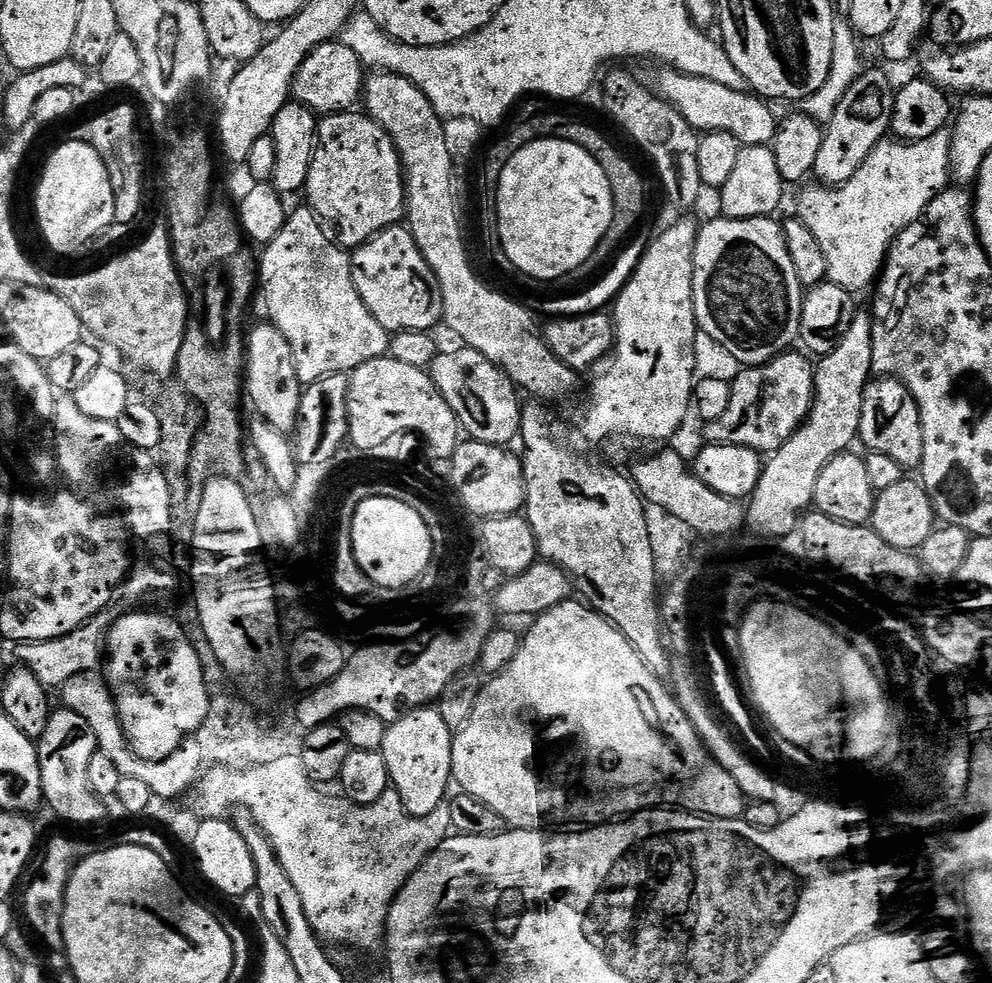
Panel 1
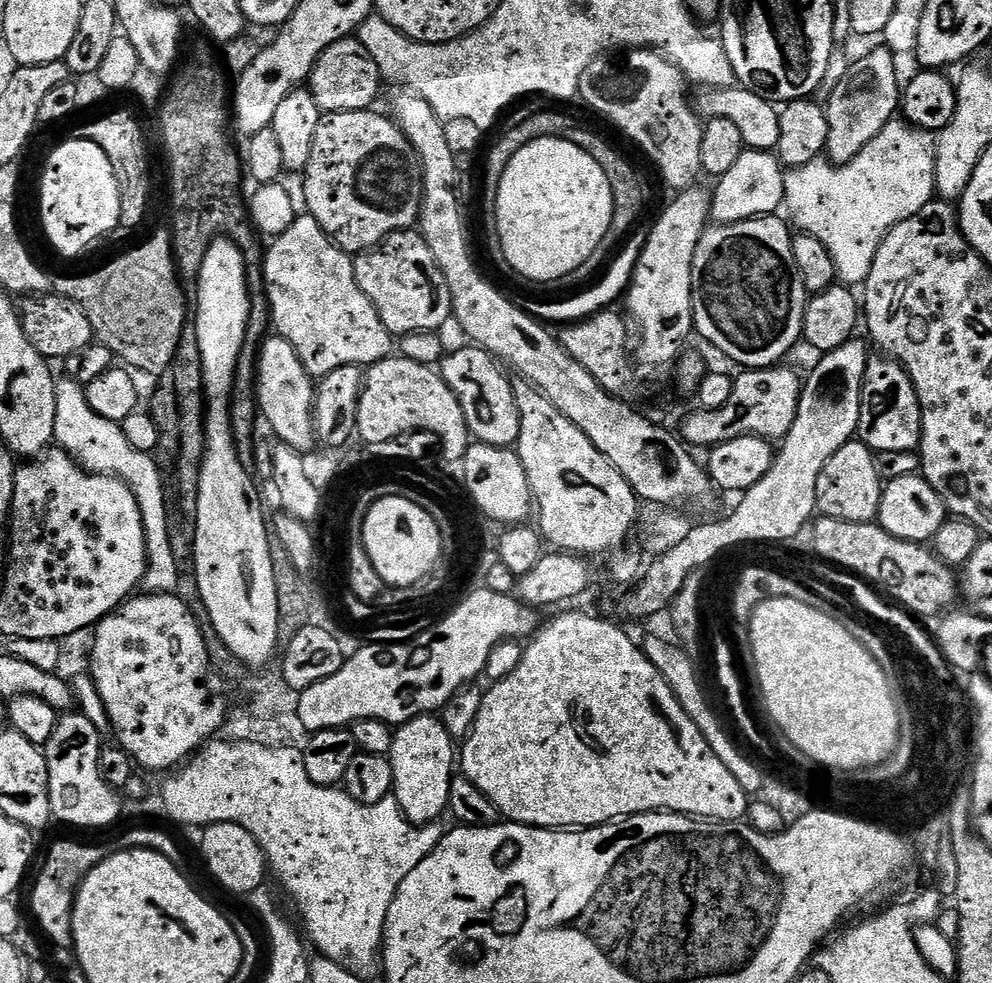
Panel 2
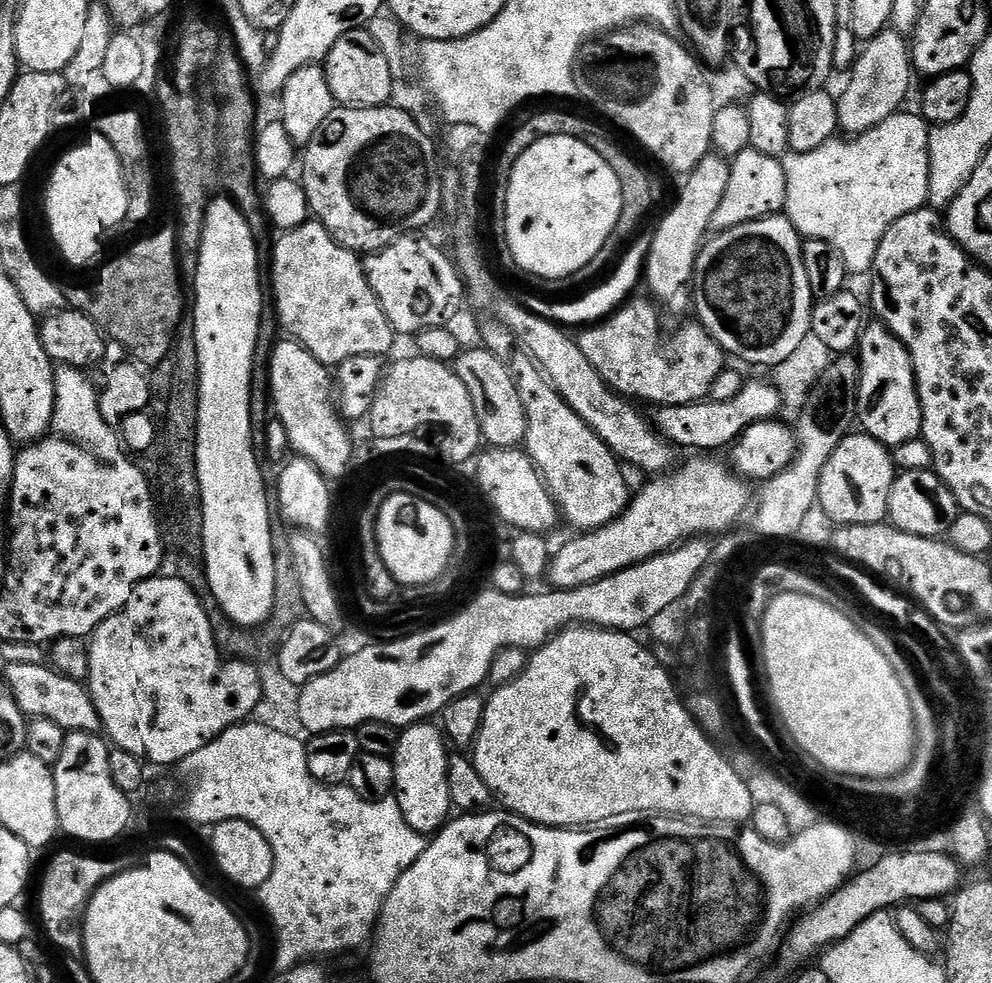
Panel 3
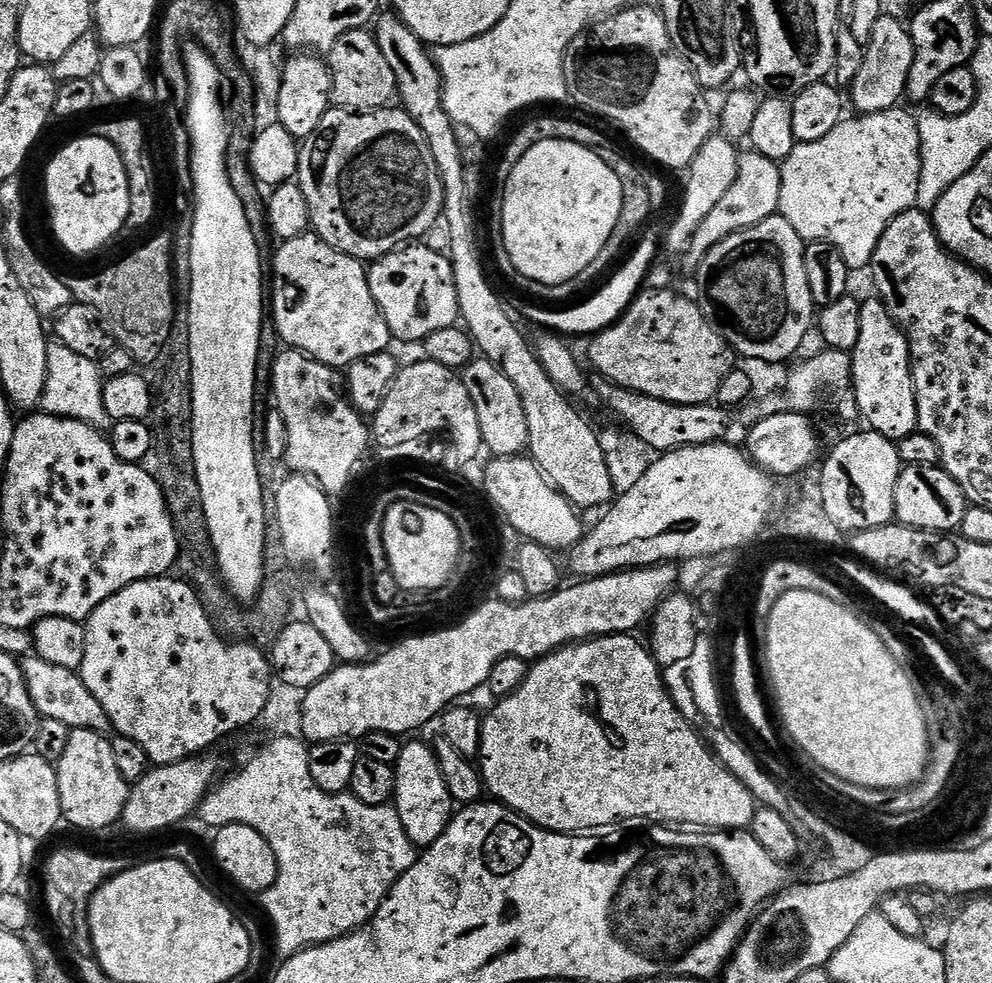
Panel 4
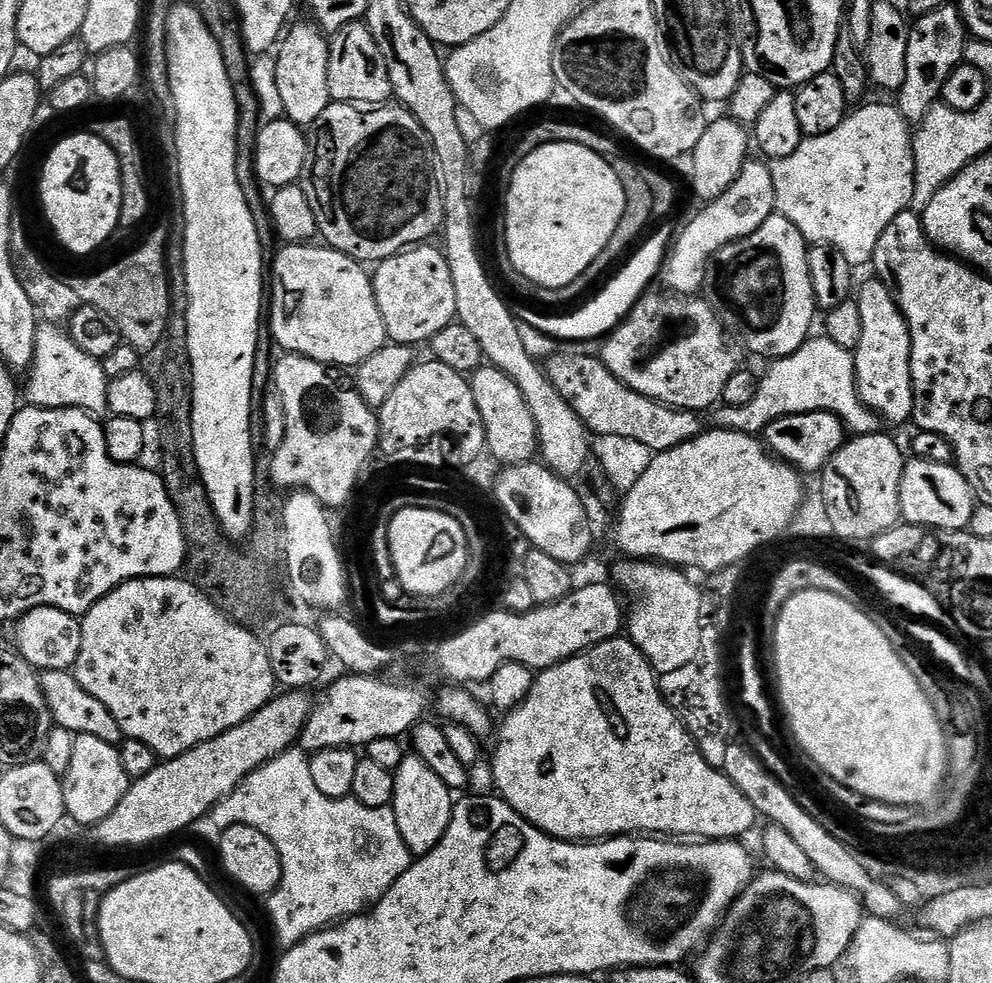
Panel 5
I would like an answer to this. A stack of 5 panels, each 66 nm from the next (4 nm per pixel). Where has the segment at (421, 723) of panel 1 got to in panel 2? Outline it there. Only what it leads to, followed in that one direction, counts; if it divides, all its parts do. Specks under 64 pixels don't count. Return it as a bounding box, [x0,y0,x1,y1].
[390,714,454,824]

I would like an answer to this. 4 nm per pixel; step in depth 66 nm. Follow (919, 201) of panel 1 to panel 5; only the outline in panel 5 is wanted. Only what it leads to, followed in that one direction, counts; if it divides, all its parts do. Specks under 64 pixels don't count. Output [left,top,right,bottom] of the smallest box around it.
[770,102,914,266]

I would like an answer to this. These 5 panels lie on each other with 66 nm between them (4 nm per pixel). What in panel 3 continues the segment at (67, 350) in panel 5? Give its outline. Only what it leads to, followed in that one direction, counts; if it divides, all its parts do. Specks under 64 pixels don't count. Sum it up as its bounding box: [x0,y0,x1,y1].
[52,366,122,462]

